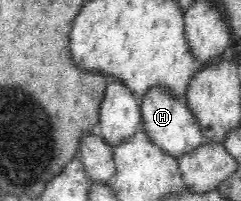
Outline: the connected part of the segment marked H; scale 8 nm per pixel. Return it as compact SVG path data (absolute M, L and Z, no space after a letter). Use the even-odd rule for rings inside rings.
M154 86L149 89L142 97L140 105L140 115L142 128L151 137L153 144L168 153L175 159L181 158L181 155L196 149L203 142L205 137L201 134L201 129L196 121L196 116L189 111L184 100L179 100L172 96L164 86Z

